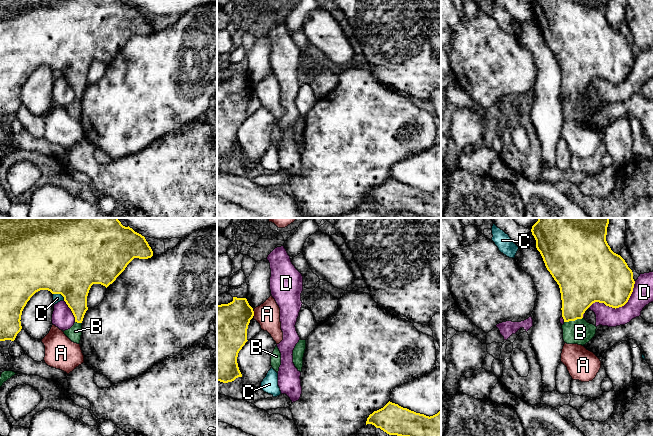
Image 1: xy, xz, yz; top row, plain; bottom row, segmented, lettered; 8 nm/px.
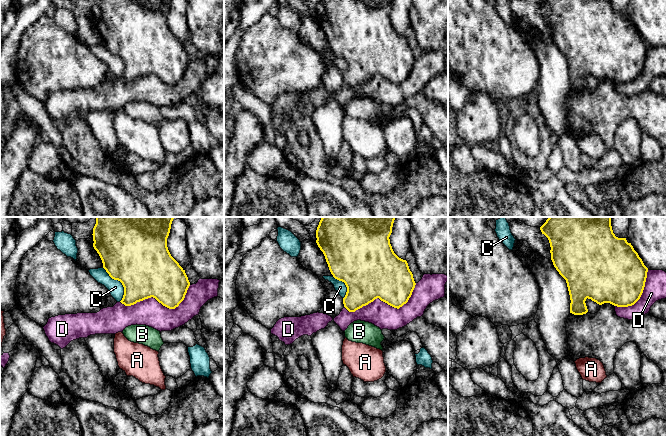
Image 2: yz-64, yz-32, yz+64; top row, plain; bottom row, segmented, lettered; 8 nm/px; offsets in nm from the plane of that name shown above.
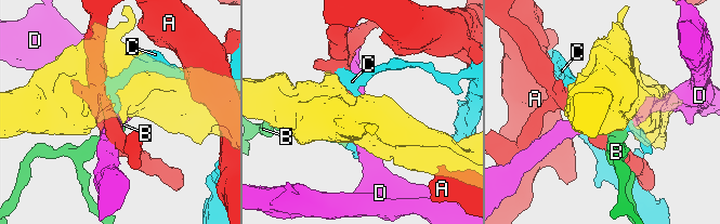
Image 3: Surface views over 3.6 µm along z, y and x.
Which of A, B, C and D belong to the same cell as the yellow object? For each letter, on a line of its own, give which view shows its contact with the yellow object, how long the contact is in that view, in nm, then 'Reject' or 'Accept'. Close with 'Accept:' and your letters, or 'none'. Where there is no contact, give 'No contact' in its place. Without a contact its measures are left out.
A: Touches yellow in xz. Shared border 50 nm. Reject
B: Touches yellow in yz. Shared border 160 nm. Accept
C: Touches yellow in xy. Shared border 110 nm. Reject
D: Touches yellow in yz. Shared border 440 nm. Reject
Accept: B

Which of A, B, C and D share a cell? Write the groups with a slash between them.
A / B / C / D

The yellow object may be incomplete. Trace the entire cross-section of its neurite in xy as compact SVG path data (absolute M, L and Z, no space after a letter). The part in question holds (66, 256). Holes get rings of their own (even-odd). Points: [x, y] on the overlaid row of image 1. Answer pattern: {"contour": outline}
{"contour": "M0 218L0 341L15 340L22 329L20 320L27 302L36 292L48 290L52 294L61 294L71 309L75 323L63 332L79 344L91 286L101 284L107 288L134 258L152 256L153 251L145 237L129 226L123 226L118 218Z"}

